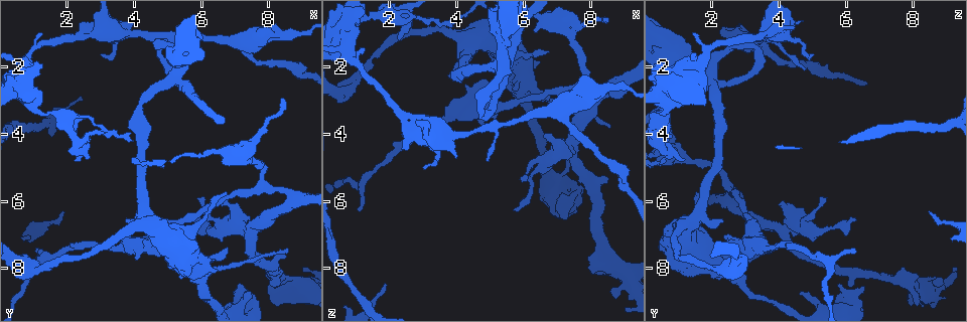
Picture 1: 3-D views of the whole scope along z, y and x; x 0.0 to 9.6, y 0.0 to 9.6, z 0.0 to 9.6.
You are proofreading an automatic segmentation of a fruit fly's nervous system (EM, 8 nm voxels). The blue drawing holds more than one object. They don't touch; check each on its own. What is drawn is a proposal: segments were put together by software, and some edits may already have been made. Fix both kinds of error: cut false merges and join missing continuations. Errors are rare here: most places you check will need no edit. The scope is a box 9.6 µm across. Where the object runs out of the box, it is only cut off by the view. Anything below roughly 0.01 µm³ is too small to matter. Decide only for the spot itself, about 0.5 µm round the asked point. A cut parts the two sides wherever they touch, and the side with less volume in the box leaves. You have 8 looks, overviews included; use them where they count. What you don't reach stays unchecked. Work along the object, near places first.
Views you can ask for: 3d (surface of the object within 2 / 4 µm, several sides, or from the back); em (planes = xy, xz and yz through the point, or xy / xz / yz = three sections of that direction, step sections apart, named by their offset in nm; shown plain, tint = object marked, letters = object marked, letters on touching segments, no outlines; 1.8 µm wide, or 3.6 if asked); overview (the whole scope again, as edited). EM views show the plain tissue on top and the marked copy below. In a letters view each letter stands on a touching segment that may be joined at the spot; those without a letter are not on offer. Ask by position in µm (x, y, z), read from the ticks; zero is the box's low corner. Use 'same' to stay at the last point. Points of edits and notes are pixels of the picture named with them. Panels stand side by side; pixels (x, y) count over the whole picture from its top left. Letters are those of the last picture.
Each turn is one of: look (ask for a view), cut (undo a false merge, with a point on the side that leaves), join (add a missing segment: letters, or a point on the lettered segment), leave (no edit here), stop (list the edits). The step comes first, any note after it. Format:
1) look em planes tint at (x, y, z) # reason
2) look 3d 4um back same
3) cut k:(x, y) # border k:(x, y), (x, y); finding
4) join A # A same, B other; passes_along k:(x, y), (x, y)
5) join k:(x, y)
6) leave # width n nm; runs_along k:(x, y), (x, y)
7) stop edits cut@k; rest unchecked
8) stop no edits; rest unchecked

look 3d 2um at (5.35, 2.40, 2.05) # sharp bend

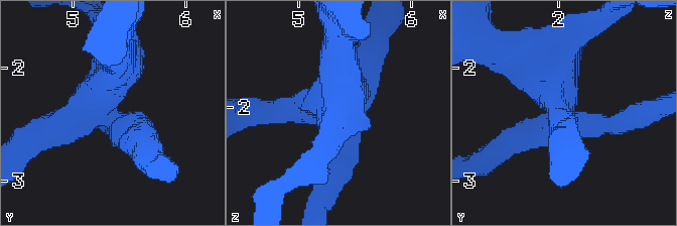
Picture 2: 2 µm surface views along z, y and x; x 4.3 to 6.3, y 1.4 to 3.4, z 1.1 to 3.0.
look em xy step 16 letters at (5.34, 2.42, 2.04)

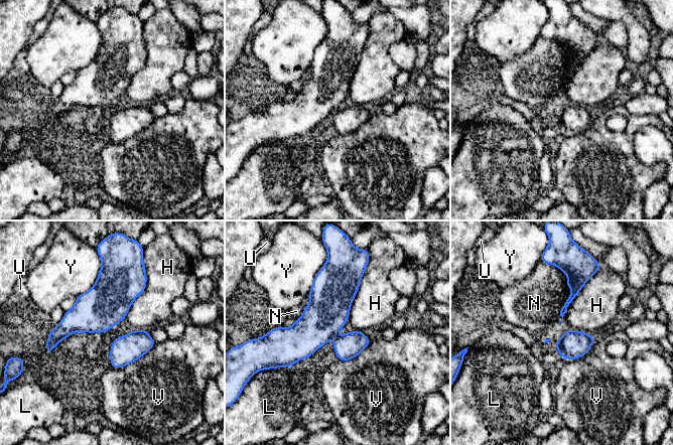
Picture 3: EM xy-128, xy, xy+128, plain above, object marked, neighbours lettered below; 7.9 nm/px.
look em planes letters same

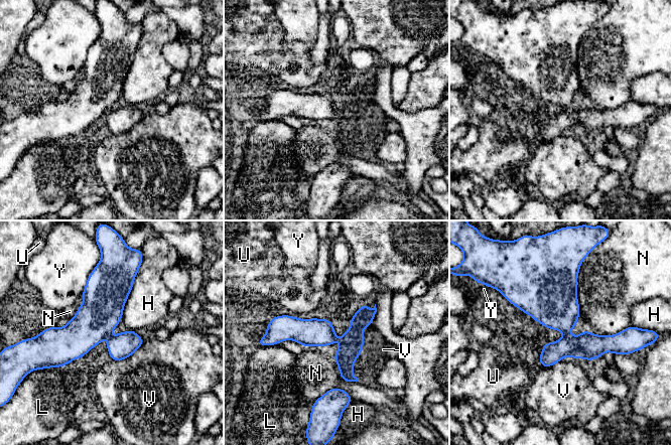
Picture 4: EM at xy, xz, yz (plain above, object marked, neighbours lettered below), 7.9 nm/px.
leave # longest_contact H 440 nm; H other, L other, N other, U other, V other, Y other; runs_along 4:(373, 311), (345, 339), (276, 328); one neuron here

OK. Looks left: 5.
look 3d 4um at (3.35, 1.20, 4.20) # sudden change in width

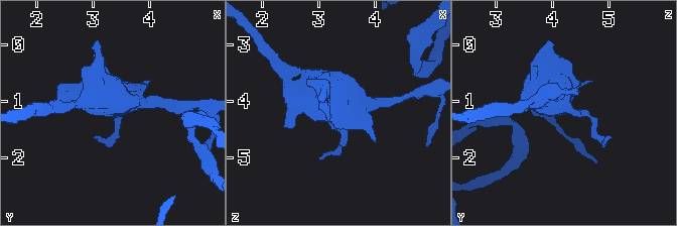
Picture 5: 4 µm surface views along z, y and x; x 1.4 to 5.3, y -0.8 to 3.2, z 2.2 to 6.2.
look em 3.6um planes tint at (3.25, 1.15, 4.25)

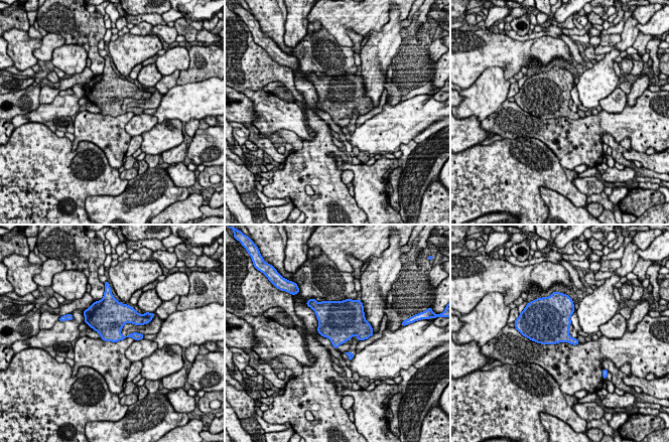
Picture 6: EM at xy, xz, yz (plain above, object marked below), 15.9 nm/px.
look em 3.6um planes letters same

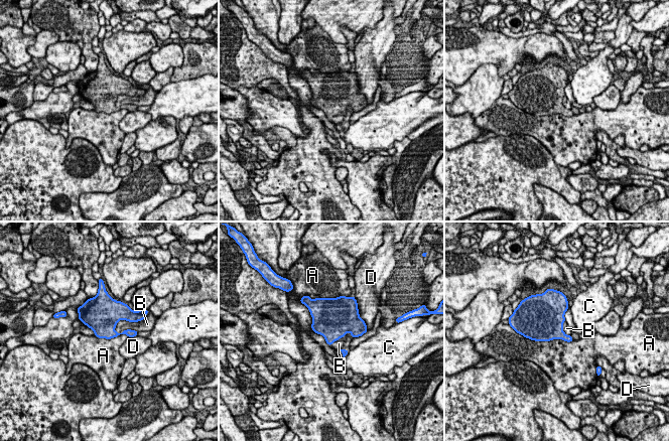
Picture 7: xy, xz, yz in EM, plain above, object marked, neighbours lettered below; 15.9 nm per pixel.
leave # width 360 nm; A other, B other, C other, D other; border 7:(523, 335), (535, 340), (573, 340); continuous, no second neuron

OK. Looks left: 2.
look em planes letters at (7.50, 7.00, 4.10) # a fork

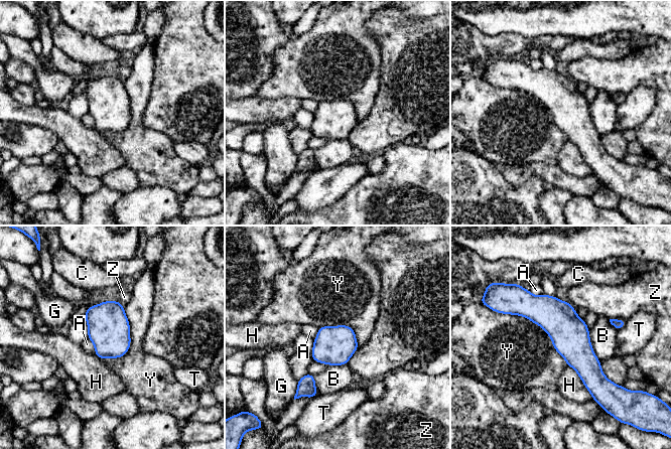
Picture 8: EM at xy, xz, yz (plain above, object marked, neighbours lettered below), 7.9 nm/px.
leave # width 300 nm; A other, B other, C other, G other, H other, T other, Y other, Z other; border 8:(499, 312), (536, 323), (567, 364); one neuron here

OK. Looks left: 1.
stop no edits; rest unchecked

